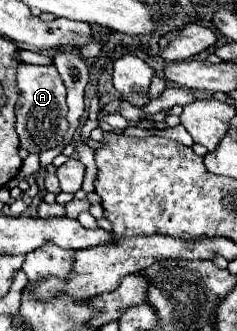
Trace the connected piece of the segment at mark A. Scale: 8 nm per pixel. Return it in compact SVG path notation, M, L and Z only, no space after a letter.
M20 64L16 82L20 88L16 102L16 134L20 138L20 148L28 150L28 154L40 154L44 150L58 148L64 142L64 134L68 130L66 88L58 76L58 70L54 66Z

